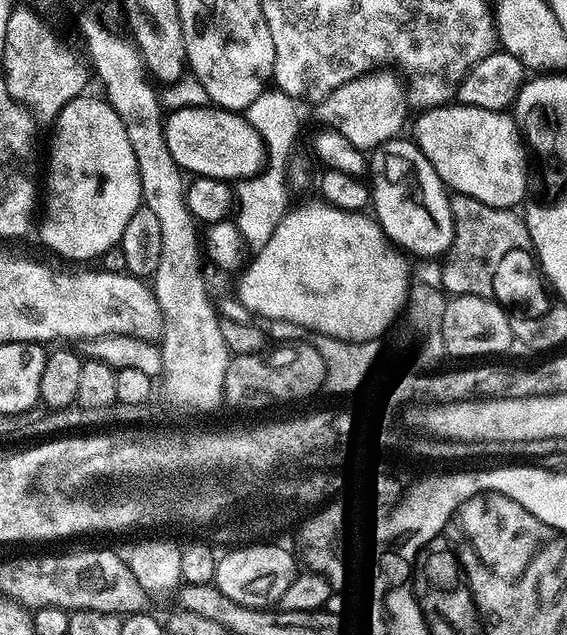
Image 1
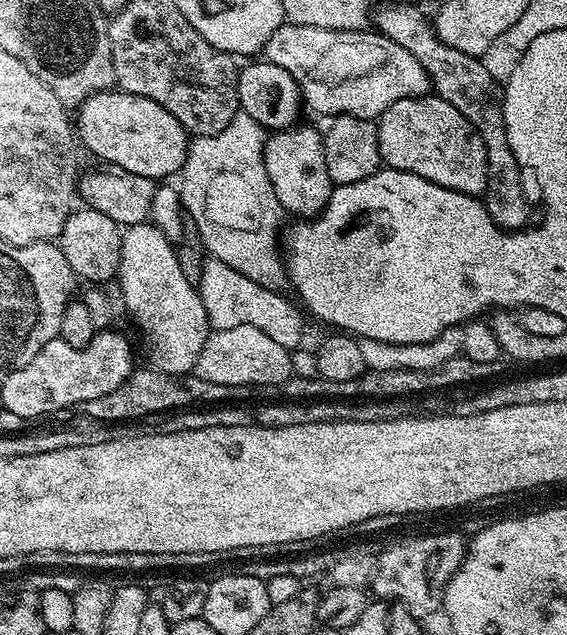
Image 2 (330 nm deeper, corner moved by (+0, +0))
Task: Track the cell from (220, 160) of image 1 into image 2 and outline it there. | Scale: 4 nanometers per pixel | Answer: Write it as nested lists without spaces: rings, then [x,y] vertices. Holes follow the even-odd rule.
[[[109,90],[94,94],[78,109],[74,124],[78,129],[78,140],[109,165],[126,170],[130,174],[142,174],[142,178],[160,182],[172,178],[181,171],[186,162],[189,133],[158,102],[150,98],[135,96],[129,92]]]

